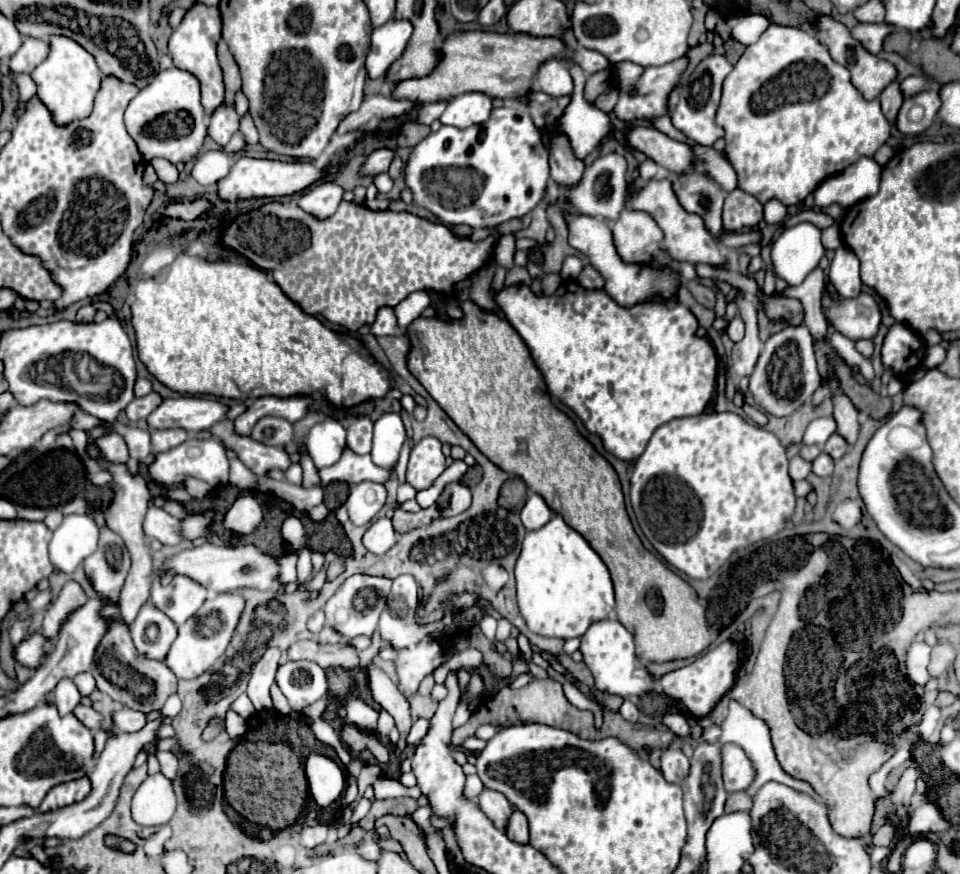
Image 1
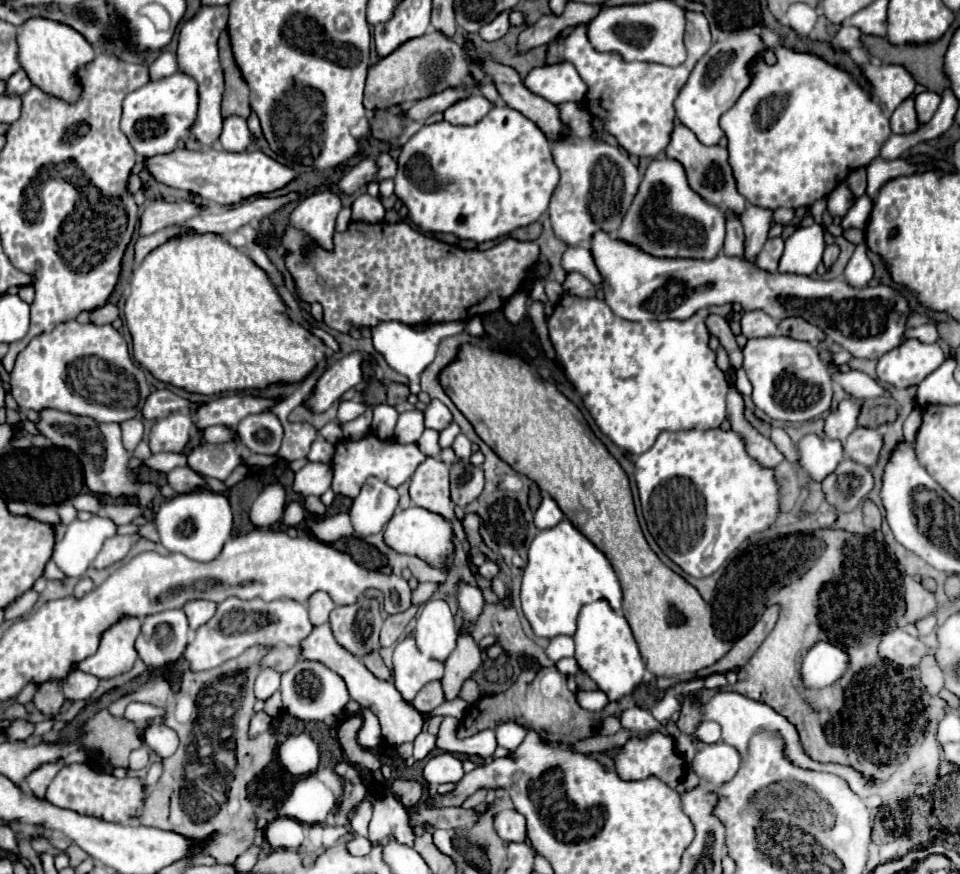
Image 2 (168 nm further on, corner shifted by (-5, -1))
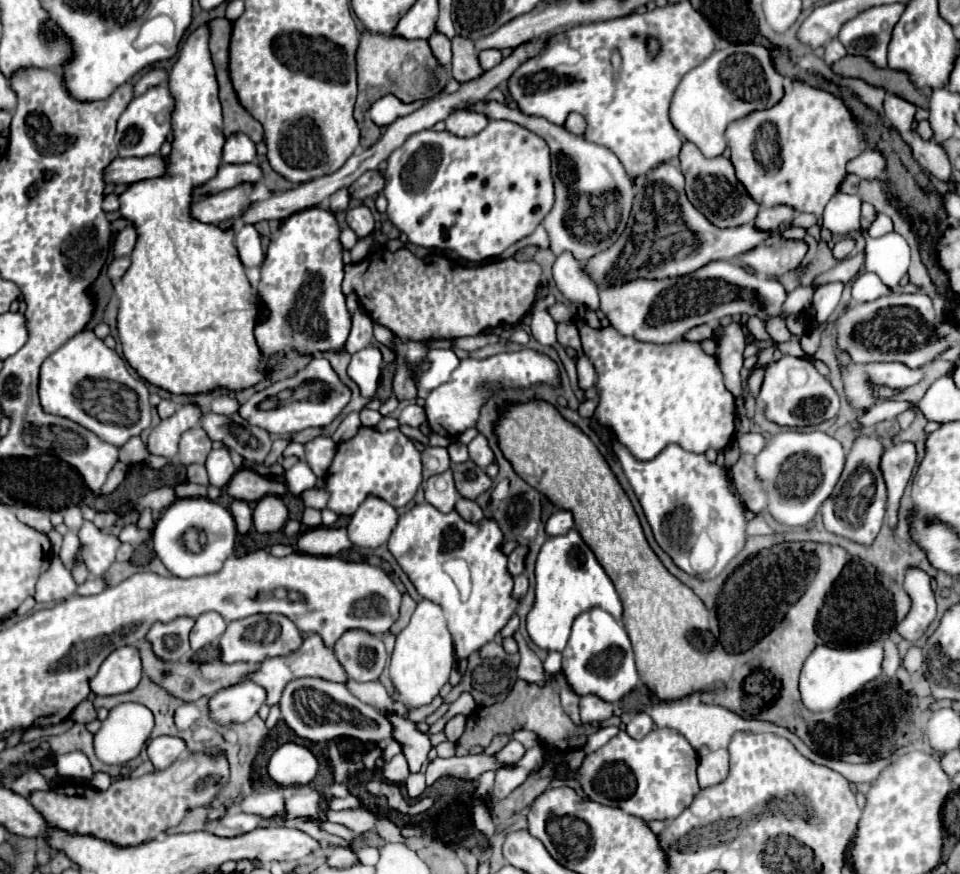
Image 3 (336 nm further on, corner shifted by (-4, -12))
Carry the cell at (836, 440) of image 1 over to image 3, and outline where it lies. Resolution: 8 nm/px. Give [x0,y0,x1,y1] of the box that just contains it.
[879,442,915,524]

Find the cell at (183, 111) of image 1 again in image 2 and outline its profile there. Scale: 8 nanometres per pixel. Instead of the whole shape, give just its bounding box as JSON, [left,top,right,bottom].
[120,73,198,157]

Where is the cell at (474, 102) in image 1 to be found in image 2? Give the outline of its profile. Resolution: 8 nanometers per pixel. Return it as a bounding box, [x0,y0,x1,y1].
[444,93,492,125]

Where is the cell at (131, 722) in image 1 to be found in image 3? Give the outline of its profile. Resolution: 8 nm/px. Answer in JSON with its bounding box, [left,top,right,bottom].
[147,736,187,770]

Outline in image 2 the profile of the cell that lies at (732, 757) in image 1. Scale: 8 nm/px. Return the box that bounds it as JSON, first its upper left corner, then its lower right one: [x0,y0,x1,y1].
[690,743,740,785]

